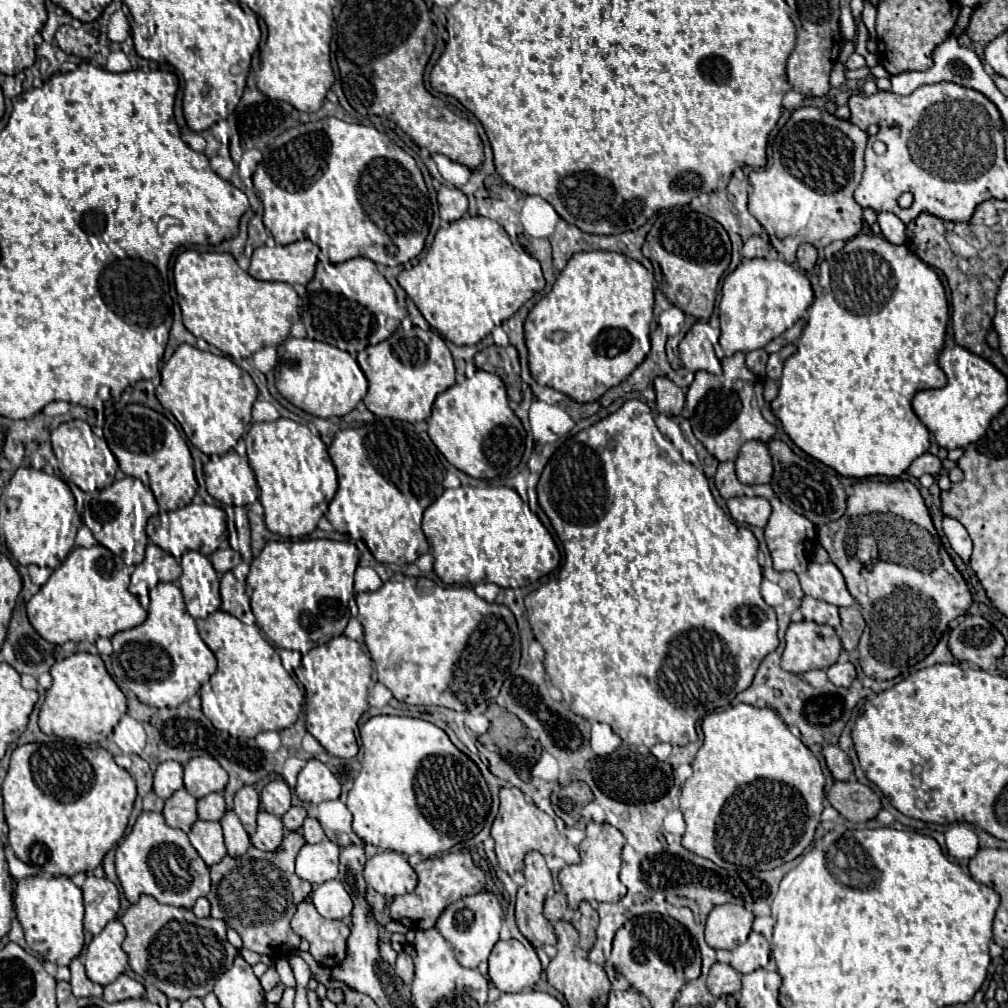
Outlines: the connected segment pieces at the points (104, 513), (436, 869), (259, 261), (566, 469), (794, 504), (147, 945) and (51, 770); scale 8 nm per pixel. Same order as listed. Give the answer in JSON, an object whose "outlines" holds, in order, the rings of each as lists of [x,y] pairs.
{"outlines":[[[[124,477],[114,481],[108,489],[102,489],[100,495],[90,501],[88,511],[84,511],[84,523],[100,545],[108,547],[114,555],[120,555],[126,565],[137,565],[143,561],[149,542],[145,532],[147,522],[157,513],[158,504],[150,487],[140,483],[140,479]]],[[[452,851],[452,853],[444,853],[438,857],[430,857],[420,861],[414,867],[416,875],[418,875],[418,885],[412,893],[394,897],[394,901],[388,905],[388,915],[392,921],[398,921],[410,929],[430,929],[434,927],[436,919],[440,917],[440,913],[456,903],[458,899],[466,897],[466,895],[474,895],[484,891],[486,887],[486,875],[484,869],[480,869],[478,865],[474,865],[470,853],[462,853],[462,851]]],[[[308,239],[290,245],[258,247],[252,253],[248,273],[262,281],[284,281],[290,285],[306,285],[314,275],[320,248]]],[[[638,399],[626,401],[618,411],[600,419],[592,427],[576,433],[574,437],[568,437],[554,451],[538,481],[538,503],[544,509],[538,509],[538,518],[554,538],[560,552],[564,552],[564,565],[550,583],[542,585],[541,578],[535,584],[525,586],[528,595],[524,599],[524,605],[528,611],[528,621],[532,625],[534,637],[546,651],[544,667],[550,675],[552,685],[562,691],[564,703],[576,715],[590,721],[608,723],[616,731],[616,735],[620,735],[622,741],[626,741],[628,745],[654,747],[662,741],[670,745],[688,745],[696,741],[698,735],[694,727],[698,719],[718,707],[726,707],[740,691],[748,689],[762,659],[778,647],[776,613],[764,603],[760,595],[762,568],[756,561],[756,537],[746,527],[744,537],[738,537],[738,527],[712,497],[704,471],[682,459],[680,451],[672,445],[672,441],[658,431],[650,407]]],[[[772,439],[768,443],[768,449],[774,461],[774,475],[770,485],[782,503],[792,507],[796,513],[808,517],[814,525],[826,525],[828,521],[836,521],[840,519],[840,515],[844,515],[846,493],[834,469],[816,459],[798,457],[784,441],[778,439]]],[[[142,895],[138,903],[130,905],[120,921],[128,933],[122,949],[128,955],[130,967],[168,999],[204,999],[238,955],[238,949],[226,939],[226,923],[212,917],[198,919],[190,909],[162,905],[150,895]]],[[[56,739],[56,741],[48,741],[48,743],[26,743],[26,745],[18,745],[14,751],[12,751],[12,759],[10,759],[10,767],[8,767],[8,773],[6,773],[6,779],[2,783],[2,795],[4,795],[4,815],[6,815],[6,823],[8,823],[8,843],[12,847],[12,851],[16,853],[16,857],[20,861],[24,861],[26,865],[30,867],[36,867],[36,871],[40,875],[66,875],[66,877],[72,877],[74,873],[90,873],[94,871],[104,855],[122,839],[124,831],[126,831],[126,825],[128,825],[128,817],[132,813],[132,805],[134,805],[134,799],[136,799],[136,783],[132,779],[132,775],[118,767],[114,757],[102,749],[102,747],[88,747],[88,745],[80,745],[72,739]]]]}

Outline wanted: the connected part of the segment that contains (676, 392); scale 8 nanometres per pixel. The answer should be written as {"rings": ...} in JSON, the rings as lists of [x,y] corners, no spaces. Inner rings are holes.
{"rings":[[[656,377],[654,389],[656,389],[656,409],[668,417],[680,415],[684,407],[684,391],[668,377]]]}

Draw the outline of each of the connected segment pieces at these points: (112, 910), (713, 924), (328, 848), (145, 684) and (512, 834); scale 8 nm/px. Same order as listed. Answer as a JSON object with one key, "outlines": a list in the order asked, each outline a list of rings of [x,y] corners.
{"outlines":[[[[88,875],[84,885],[84,929],[92,935],[98,935],[108,921],[116,919],[118,907],[120,907],[120,893],[112,881],[106,877],[98,879],[94,875]]],[[[716,905],[706,921],[706,943],[712,949],[734,949],[746,941],[754,915],[742,905]]],[[[328,839],[316,845],[304,845],[296,855],[296,875],[310,883],[324,883],[338,877],[340,847]]],[[[158,583],[149,592],[148,619],[112,637],[112,671],[150,707],[178,707],[188,701],[216,671],[216,657],[200,639],[196,621],[188,615],[180,587]]],[[[502,787],[500,789],[500,811],[492,823],[492,837],[496,841],[496,857],[500,869],[508,875],[514,875],[524,867],[524,855],[528,851],[538,851],[542,855],[562,857],[566,863],[580,863],[578,849],[570,845],[556,829],[556,823],[550,815],[540,811],[534,803],[528,803],[524,793],[516,787]]]]}

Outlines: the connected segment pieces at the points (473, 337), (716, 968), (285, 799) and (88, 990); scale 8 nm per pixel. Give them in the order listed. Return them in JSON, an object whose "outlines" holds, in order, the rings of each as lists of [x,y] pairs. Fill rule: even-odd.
{"outlines":[[[[480,215],[468,219],[460,217],[448,227],[440,227],[426,257],[420,259],[412,269],[402,271],[398,275],[398,283],[416,303],[430,327],[454,345],[476,345],[494,329],[494,325],[510,319],[534,293],[544,289],[540,263],[520,245],[514,245],[508,233],[496,221]]],[[[714,963],[708,973],[708,989],[714,997],[726,997],[740,991],[740,973],[728,963]]],[[[274,779],[262,789],[260,801],[268,813],[282,817],[290,807],[290,789],[282,779]]],[[[74,959],[70,963],[70,971],[72,971],[70,985],[72,985],[72,993],[76,997],[102,997],[102,985],[92,983],[86,977],[86,971],[84,971],[84,965],[80,959]]]]}

